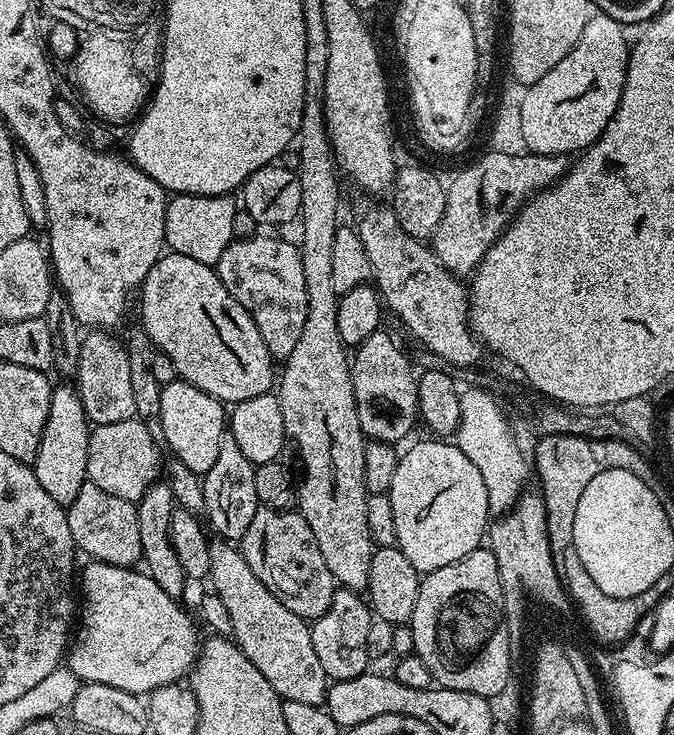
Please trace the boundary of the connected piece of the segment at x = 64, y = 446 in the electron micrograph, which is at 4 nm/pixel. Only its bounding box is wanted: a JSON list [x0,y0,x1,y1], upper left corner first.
[34,382,90,506]

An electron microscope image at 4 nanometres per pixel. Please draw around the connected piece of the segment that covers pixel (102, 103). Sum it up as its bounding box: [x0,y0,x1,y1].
[74,2,168,125]

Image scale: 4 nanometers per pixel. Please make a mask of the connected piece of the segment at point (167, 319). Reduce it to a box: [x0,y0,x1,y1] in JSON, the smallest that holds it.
[138,251,274,406]

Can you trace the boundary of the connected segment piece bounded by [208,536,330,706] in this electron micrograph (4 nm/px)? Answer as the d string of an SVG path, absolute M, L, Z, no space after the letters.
M213 537L210 546L211 589L222 599L230 614L233 641L246 658L258 667L280 698L322 706L327 701L330 681L316 655L311 625L283 606L247 565L239 549L223 537Z

